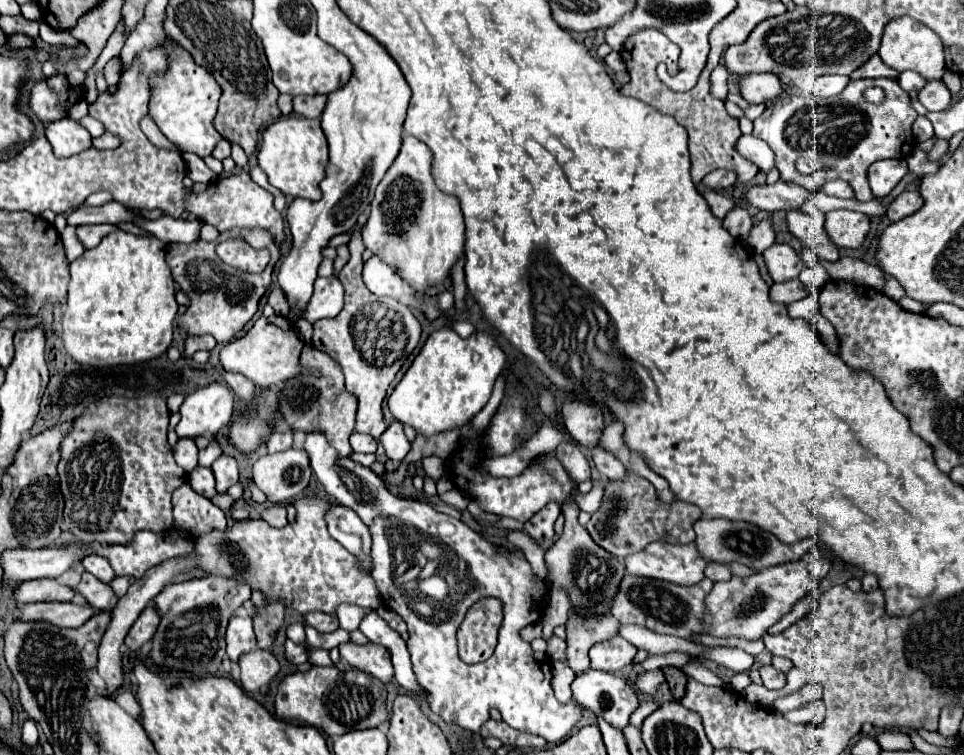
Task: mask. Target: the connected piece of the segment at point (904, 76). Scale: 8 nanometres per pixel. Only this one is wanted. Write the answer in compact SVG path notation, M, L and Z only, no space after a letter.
M906 70L906 72L902 72L900 76L898 76L898 84L902 86L902 90L906 90L906 92L918 92L918 90L922 90L922 86L926 84L926 80L924 78L920 78L920 74L916 74L916 72L912 72L912 70Z

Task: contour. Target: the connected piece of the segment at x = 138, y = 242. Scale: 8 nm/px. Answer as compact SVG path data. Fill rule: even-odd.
M116 230L70 264L62 340L66 352L80 366L112 368L120 364L140 364L156 360L168 350L178 302L164 254L166 244L158 238L142 238Z

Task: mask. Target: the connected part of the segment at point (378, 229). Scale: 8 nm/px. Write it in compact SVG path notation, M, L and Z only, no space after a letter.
M406 136L395 163L376 188L362 242L384 264L396 268L416 292L452 278L454 264L464 256L466 228L458 202L436 188L430 176L430 150L412 136Z

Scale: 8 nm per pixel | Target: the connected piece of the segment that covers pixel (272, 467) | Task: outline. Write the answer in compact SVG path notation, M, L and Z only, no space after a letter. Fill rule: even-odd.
M304 450L266 454L254 464L254 484L266 494L270 504L294 500L310 482L312 468Z

